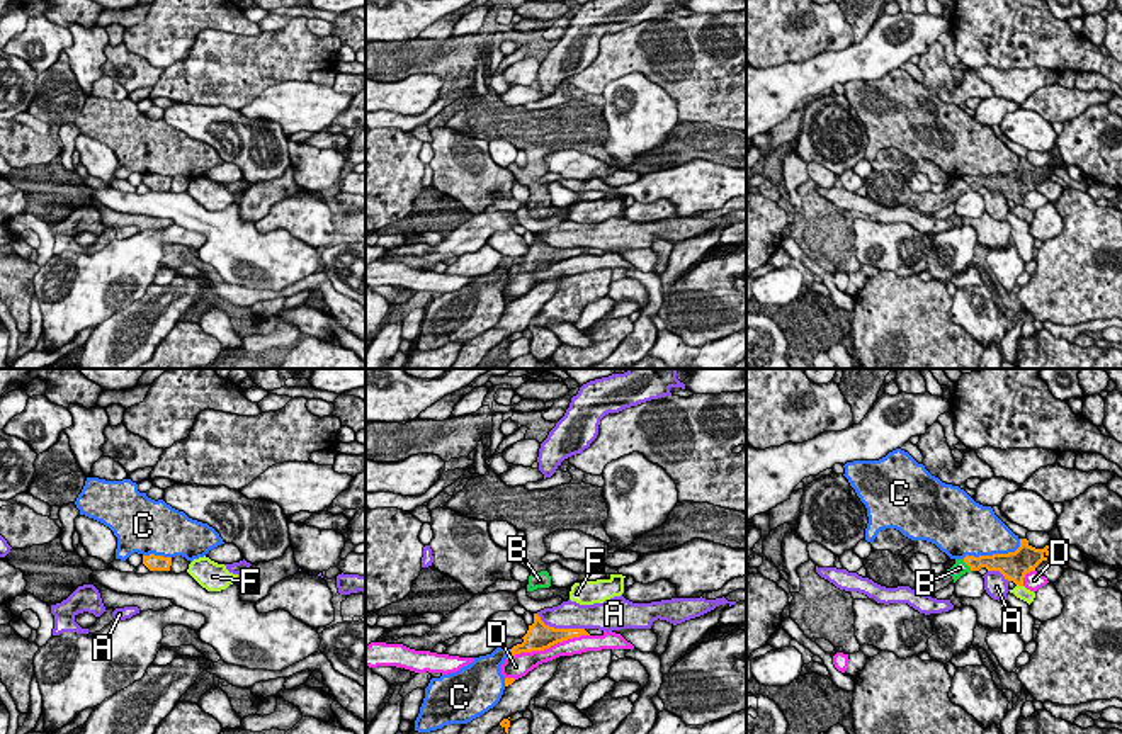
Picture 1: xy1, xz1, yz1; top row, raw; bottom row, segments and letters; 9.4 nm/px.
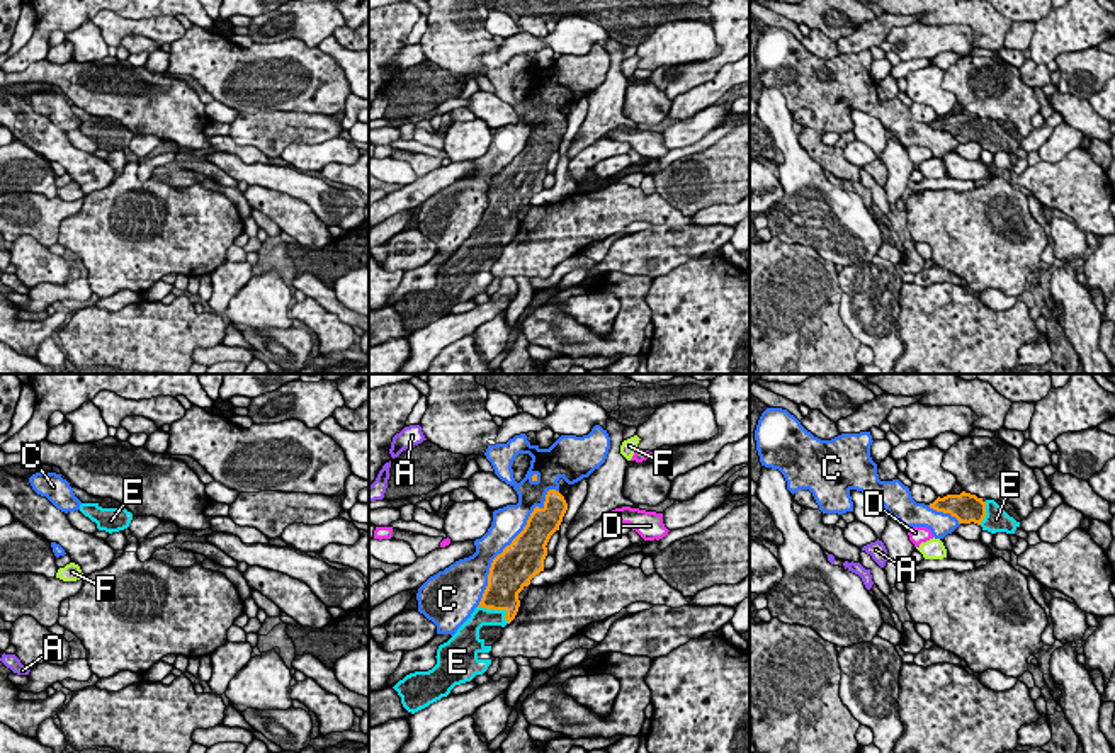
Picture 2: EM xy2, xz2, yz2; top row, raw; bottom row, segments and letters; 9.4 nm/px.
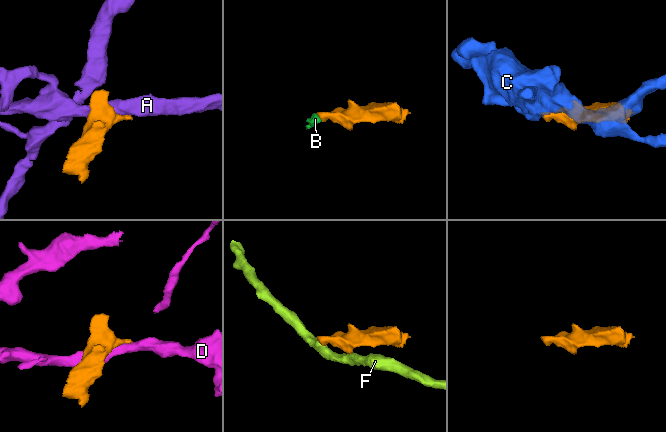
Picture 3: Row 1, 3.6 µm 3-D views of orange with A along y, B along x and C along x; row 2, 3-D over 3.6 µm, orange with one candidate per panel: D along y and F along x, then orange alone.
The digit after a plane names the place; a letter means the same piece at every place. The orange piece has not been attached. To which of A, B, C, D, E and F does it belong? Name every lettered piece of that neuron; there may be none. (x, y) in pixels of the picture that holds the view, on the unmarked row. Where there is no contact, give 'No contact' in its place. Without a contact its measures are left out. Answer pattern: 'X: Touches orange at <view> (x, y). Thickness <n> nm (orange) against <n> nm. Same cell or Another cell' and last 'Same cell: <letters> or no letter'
A: Touches orange at xz1 (560, 248). Thickness 260 nm (orange) against 260 nm. Another cell
B: Touches orange at yz1 (966, 182). Thickness 160 nm (orange) against 140 nm. Same cell
C: Touches orange at xz2 (512, 160). Thickness 380 nm (orange) against 300 nm. Another cell
D: Touches orange at xz1 (548, 267). Thickness 260 nm (orange) against 190 nm. Another cell
E: Touches orange at xz2 (497, 228). Thickness 320 nm (orange) against 170 nm. Same cell
F: Touches orange at yz1 (1020, 204). Thickness 280 nm (orange) against 130 nm. Another cell
Same cell: B, E

